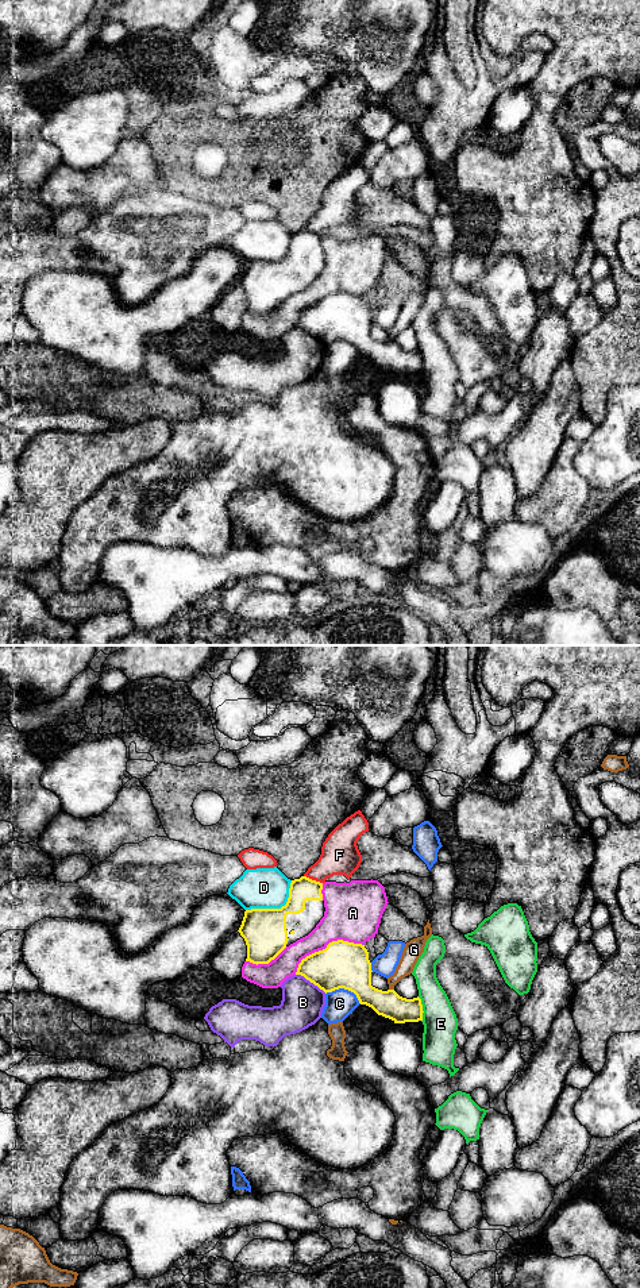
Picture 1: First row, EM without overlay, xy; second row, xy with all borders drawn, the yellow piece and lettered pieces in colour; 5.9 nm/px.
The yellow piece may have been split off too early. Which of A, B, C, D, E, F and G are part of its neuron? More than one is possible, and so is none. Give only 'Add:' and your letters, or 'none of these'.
Add: none of these

